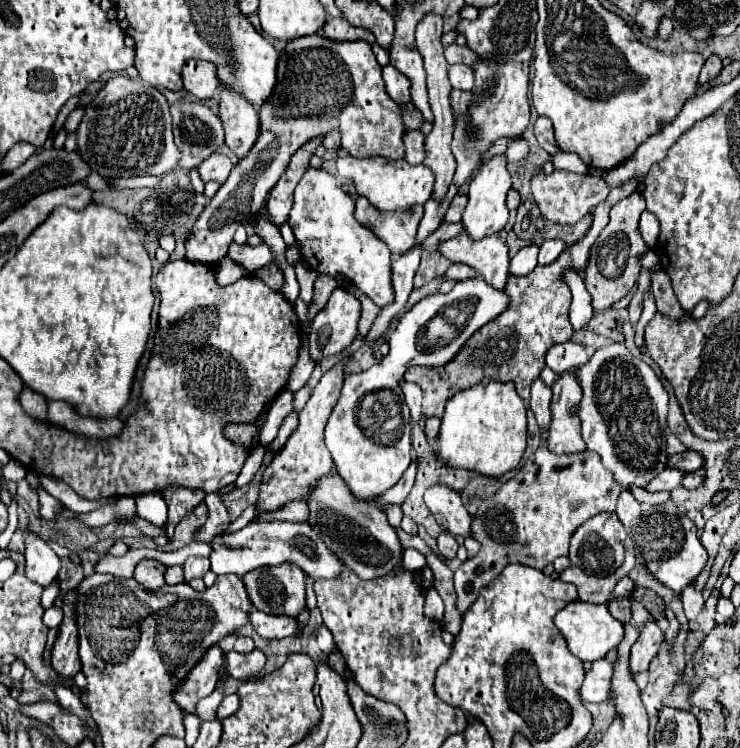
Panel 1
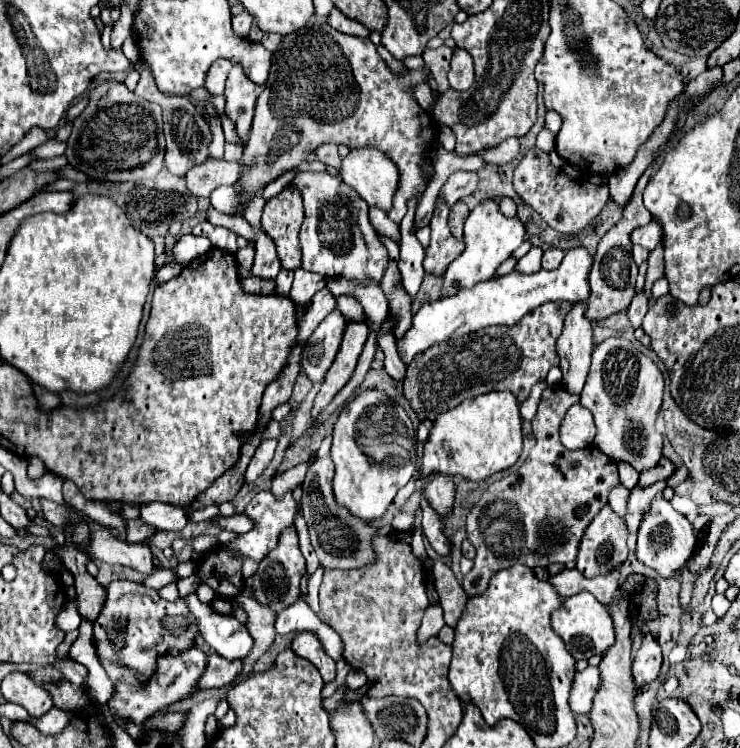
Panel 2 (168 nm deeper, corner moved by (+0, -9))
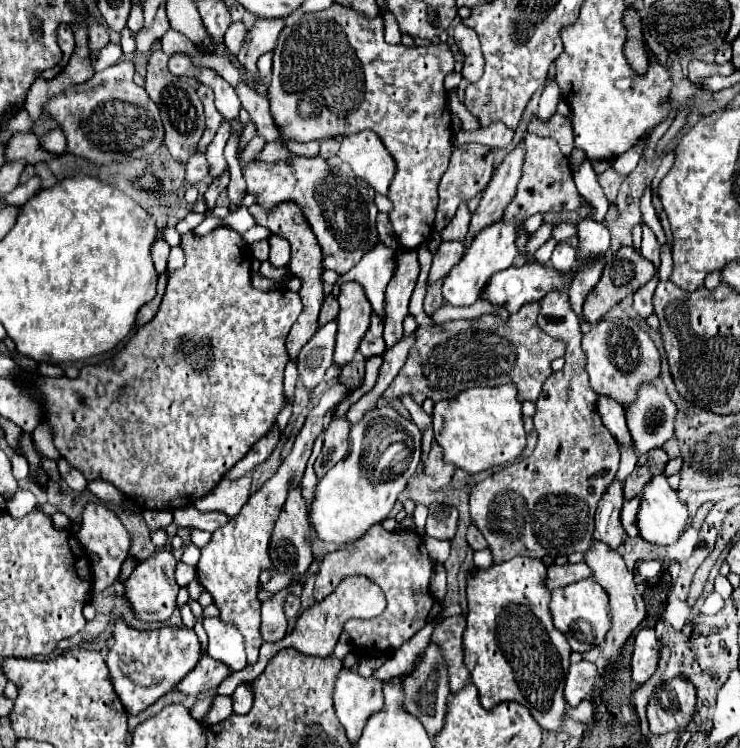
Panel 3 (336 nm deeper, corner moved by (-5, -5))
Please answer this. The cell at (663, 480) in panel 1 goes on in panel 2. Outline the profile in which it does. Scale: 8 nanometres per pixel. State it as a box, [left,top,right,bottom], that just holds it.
[624,482,666,552]

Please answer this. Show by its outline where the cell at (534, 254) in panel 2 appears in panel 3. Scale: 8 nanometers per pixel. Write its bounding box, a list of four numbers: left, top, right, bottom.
[535,238,557,264]

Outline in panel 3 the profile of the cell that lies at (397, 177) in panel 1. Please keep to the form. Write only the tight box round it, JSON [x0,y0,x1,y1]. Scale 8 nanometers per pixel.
[337,130,395,196]

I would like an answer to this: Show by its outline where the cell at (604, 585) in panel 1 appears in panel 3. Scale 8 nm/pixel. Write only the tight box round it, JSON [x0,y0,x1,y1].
[547,562,593,590]

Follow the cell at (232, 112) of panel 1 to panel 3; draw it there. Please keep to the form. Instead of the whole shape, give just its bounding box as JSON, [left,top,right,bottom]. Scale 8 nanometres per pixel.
[237,18,283,90]

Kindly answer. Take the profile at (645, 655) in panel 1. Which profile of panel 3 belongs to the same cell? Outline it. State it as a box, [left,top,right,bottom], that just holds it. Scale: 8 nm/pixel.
[631,628,661,684]

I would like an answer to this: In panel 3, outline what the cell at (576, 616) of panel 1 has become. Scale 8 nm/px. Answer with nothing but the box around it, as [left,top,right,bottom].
[551,580,611,652]

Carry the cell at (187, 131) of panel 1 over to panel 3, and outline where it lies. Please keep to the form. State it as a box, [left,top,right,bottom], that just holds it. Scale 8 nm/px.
[145,48,205,164]

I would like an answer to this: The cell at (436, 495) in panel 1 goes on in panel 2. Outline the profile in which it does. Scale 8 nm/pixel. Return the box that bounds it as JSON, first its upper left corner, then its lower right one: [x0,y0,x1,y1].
[424,474,454,514]

